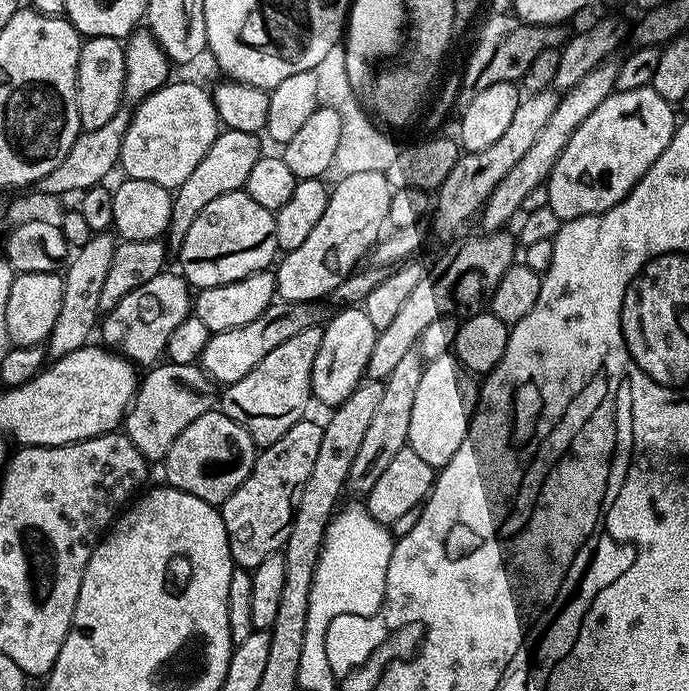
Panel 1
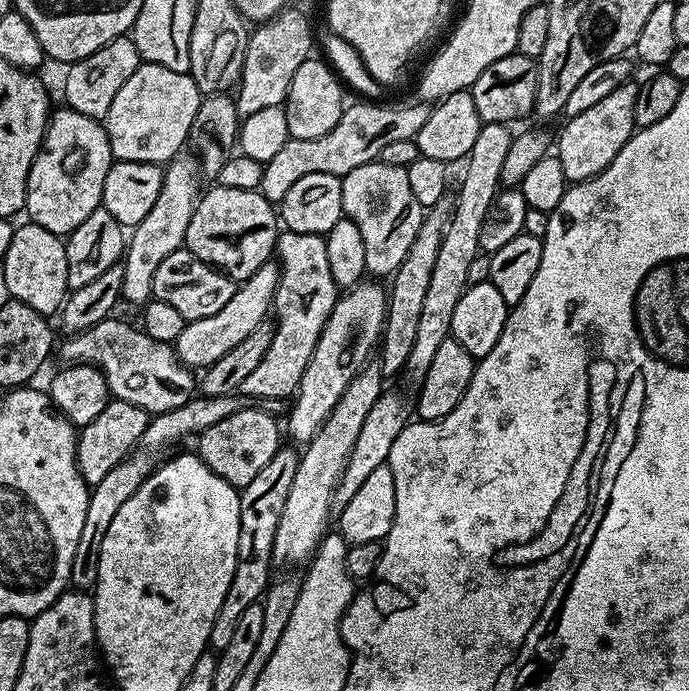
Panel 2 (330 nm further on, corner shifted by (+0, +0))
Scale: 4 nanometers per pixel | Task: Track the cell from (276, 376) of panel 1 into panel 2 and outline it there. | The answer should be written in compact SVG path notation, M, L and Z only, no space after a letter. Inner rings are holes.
M281 231L276 241L275 255L278 257L280 266L280 281L274 301L276 333L270 342L270 350L266 350L266 358L262 358L262 362L258 362L256 369L247 376L246 382L242 382L240 387L243 395L253 396L259 400L262 398L284 400L295 393L296 387L302 382L306 362L310 362L310 354L314 354L314 346L318 346L322 326L326 326L326 318L330 318L332 307L335 306L338 299L338 285L334 282L334 274L330 274L330 261L326 259L324 236Z

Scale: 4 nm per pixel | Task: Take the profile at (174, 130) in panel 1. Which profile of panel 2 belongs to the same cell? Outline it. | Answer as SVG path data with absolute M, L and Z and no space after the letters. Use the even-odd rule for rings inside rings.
M141 63L140 68L130 74L122 90L118 90L106 117L113 157L116 160L167 165L169 160L181 155L183 148L180 147L189 143L194 114L198 114L201 99L201 90L191 74Z

